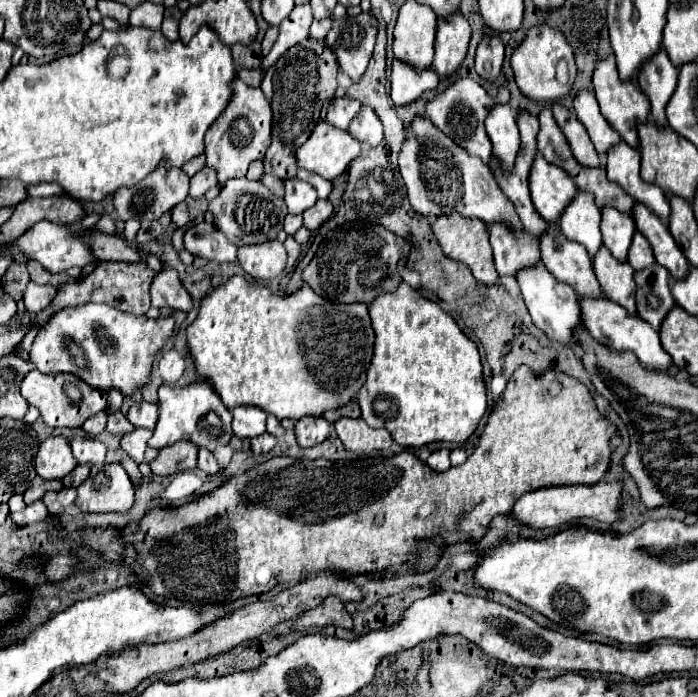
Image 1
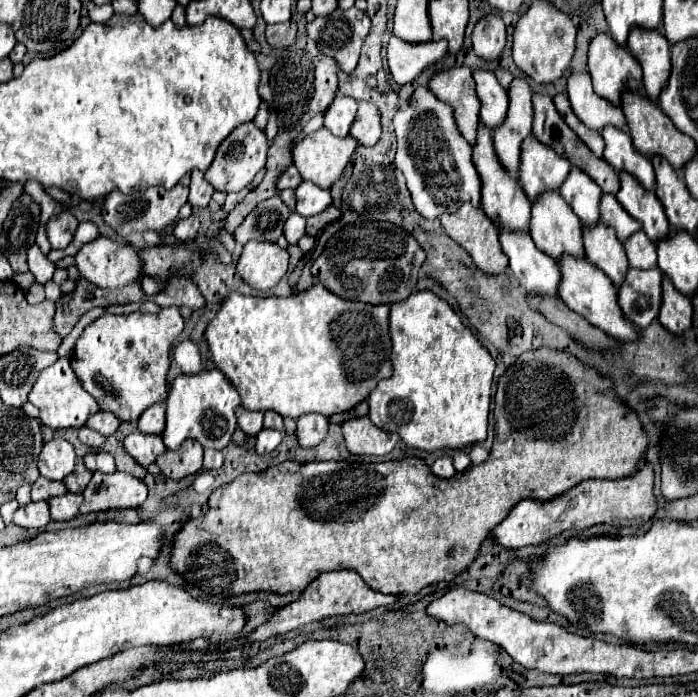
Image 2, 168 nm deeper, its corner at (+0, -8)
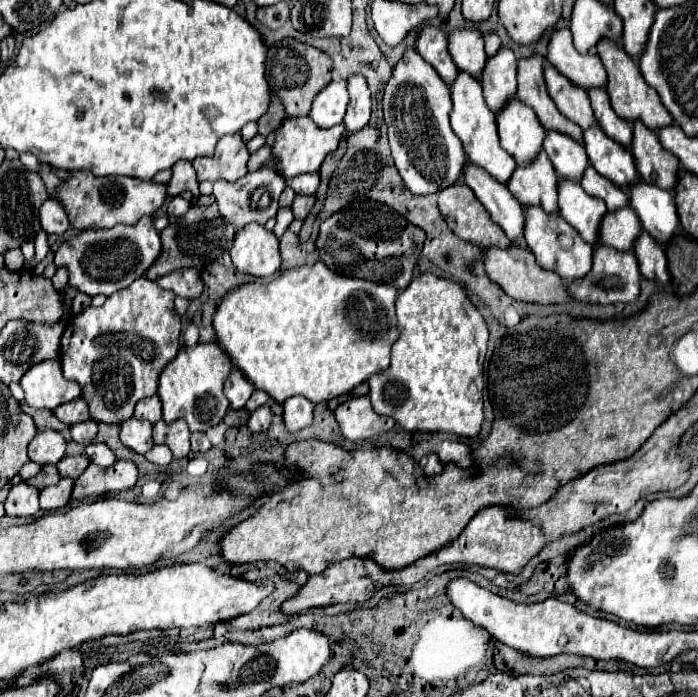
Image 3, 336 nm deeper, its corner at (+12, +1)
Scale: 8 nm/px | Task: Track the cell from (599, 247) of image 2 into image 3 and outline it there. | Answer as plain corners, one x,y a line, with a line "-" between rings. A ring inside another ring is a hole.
558,178
558,206
560,214
588,240
592,246
598,242
598,224
606,214
606,204
600,198
588,196
580,182

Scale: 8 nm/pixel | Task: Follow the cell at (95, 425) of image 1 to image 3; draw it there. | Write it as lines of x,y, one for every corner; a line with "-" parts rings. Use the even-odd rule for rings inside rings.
88,420
88,422
82,422
82,424
74,424
70,430
72,430
72,440
84,444
84,442
92,442
96,438
98,424
94,420

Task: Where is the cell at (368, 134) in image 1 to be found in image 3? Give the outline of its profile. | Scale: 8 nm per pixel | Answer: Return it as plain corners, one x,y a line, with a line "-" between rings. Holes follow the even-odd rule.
354,74
348,78
348,92
350,92
350,104
348,104
348,112
344,116
344,126
348,132
356,132
360,128
364,128
370,120
370,90
366,86
364,76

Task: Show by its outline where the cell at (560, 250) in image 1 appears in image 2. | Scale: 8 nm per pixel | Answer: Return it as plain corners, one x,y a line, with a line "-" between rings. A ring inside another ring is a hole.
544,193
540,197
540,203
532,205
532,225
530,225
530,235
536,243
536,247
552,257
556,263
560,263
560,257
568,253
574,259
584,259
584,245
582,245
582,229
580,221
576,221
576,215
564,201
560,201
560,193

